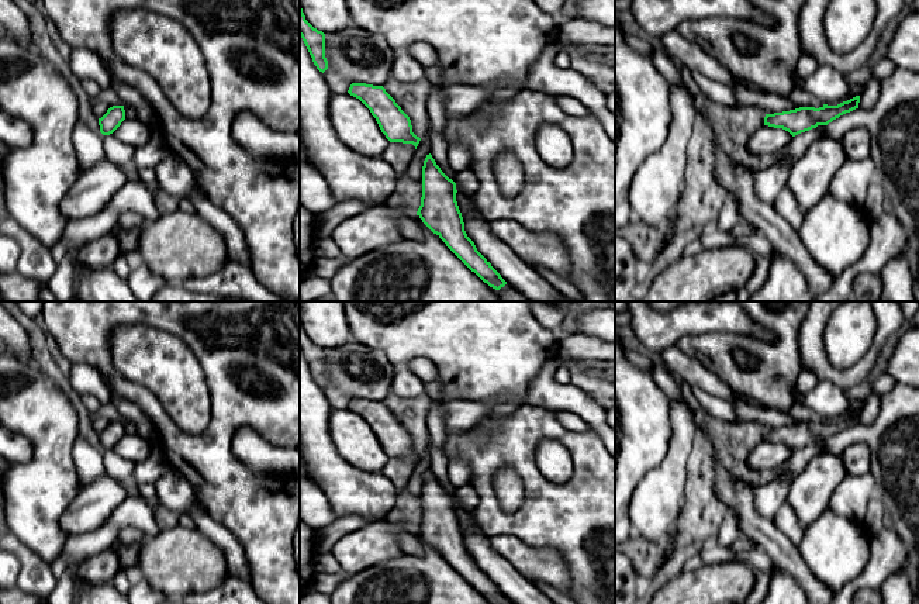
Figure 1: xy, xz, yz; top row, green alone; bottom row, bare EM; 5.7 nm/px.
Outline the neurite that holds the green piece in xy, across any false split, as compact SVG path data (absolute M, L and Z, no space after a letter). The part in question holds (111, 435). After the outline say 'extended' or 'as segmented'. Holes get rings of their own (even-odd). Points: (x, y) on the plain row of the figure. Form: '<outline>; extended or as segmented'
M113 421L107 428L99 434L100 448L103 451L113 449L125 435L124 421Z; as segmented

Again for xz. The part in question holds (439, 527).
M431 469L426 470L422 482L422 512L417 531L484 598L493 604L501 604L507 597L477 566L464 546L456 508L456 498L441 486Z; as segmented

